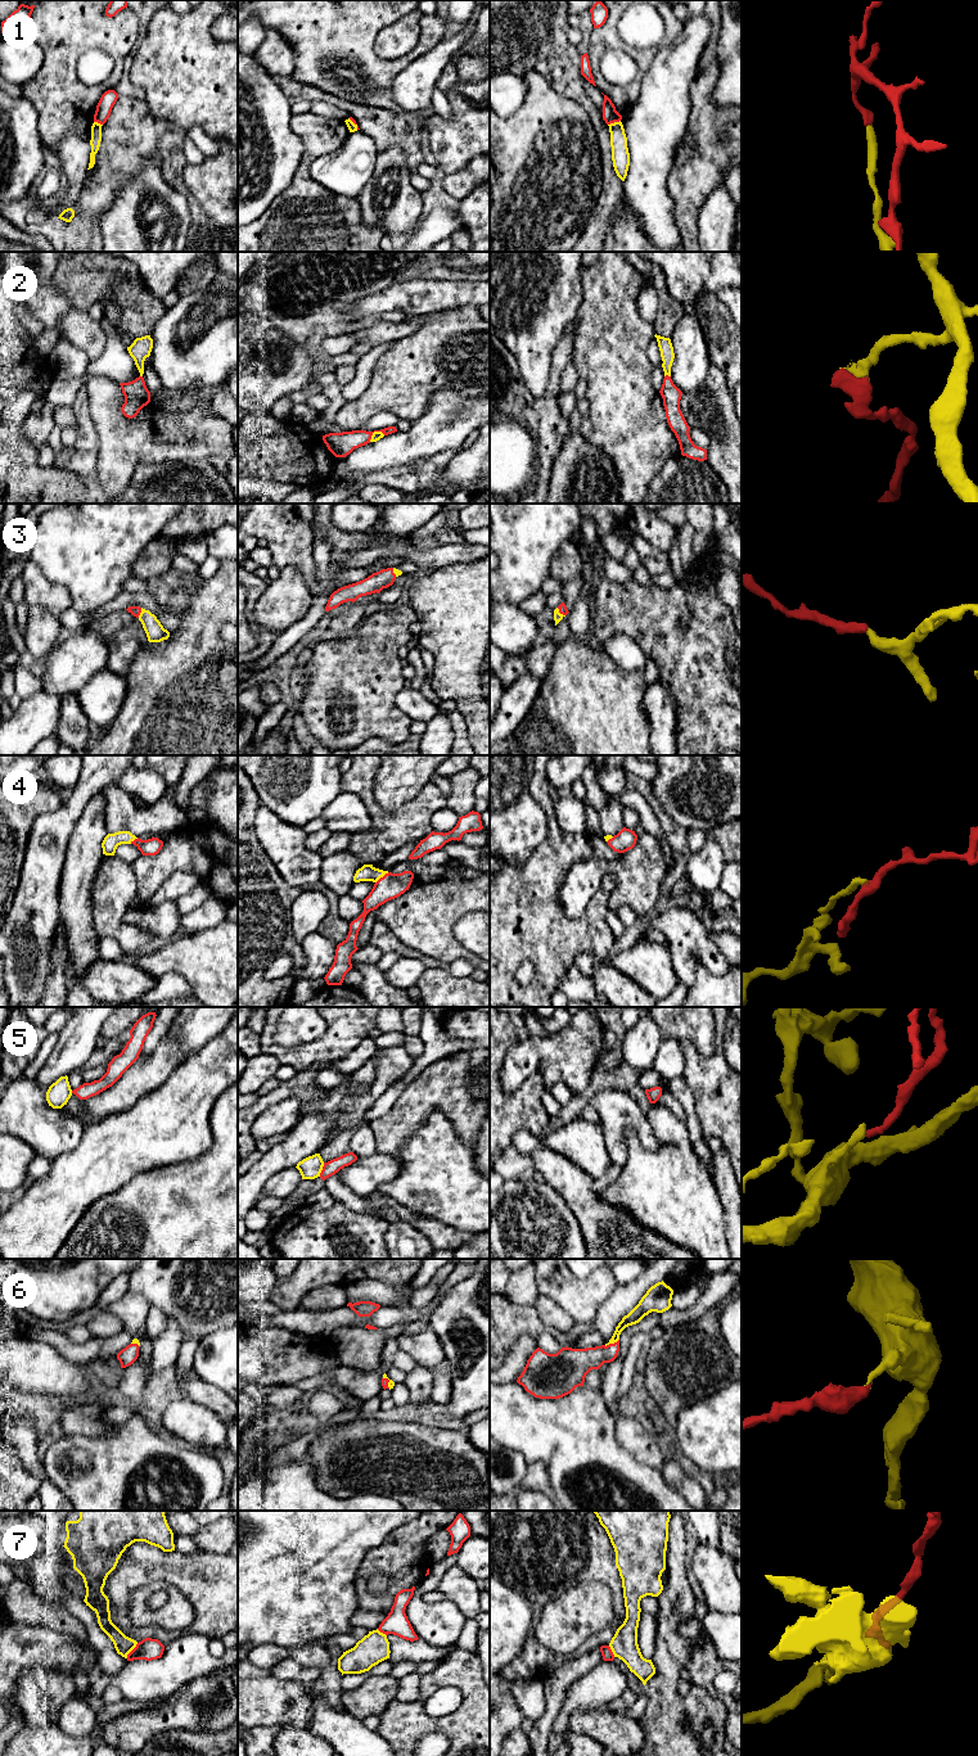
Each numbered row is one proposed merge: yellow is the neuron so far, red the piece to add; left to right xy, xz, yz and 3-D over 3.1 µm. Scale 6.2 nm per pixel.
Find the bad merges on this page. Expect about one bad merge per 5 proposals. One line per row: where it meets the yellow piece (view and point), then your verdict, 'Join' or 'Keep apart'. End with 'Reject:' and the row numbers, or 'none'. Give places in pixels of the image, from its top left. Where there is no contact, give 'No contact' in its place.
1: Touches yellow at yz (614, 122). Keep apart
2: Touches yellow at xz (374, 432). Join
3: Touches yellow at xy (140, 613). Join
4: Touches yellow at xz (382, 876). Join
5: Touches yellow at xz (321, 1169). Keep apart
6: Touches yellow at yz (611, 1343). Join
7: Touches yellow at xy (131, 1650). Keep apart
Reject: 1, 5, 7

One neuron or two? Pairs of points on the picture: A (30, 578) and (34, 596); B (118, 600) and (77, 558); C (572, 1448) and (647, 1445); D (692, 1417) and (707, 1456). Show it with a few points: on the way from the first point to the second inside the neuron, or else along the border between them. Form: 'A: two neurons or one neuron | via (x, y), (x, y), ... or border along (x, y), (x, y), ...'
A: one neuron | via (34, 582), (34, 592)
B: two neurons | border along (122, 591), (89, 612)
C: two neurons | border along (614, 1420), (616, 1439), (639, 1461), (648, 1465)
D: one neuron | via (701, 1426), (707, 1432), (707, 1447)

